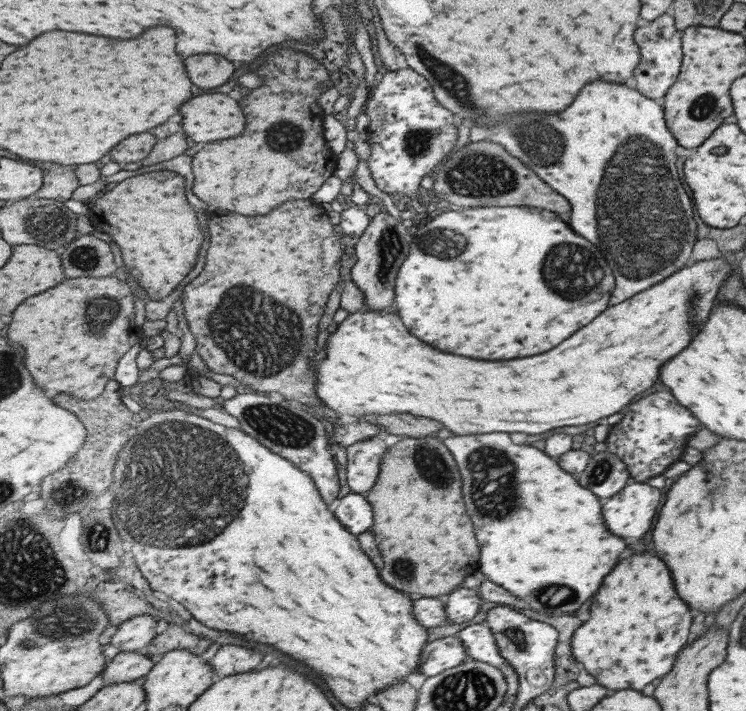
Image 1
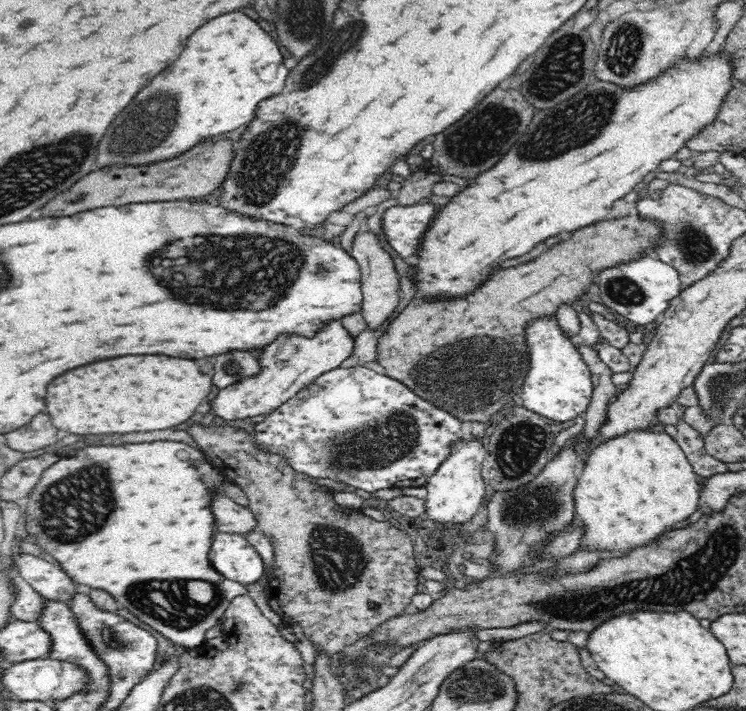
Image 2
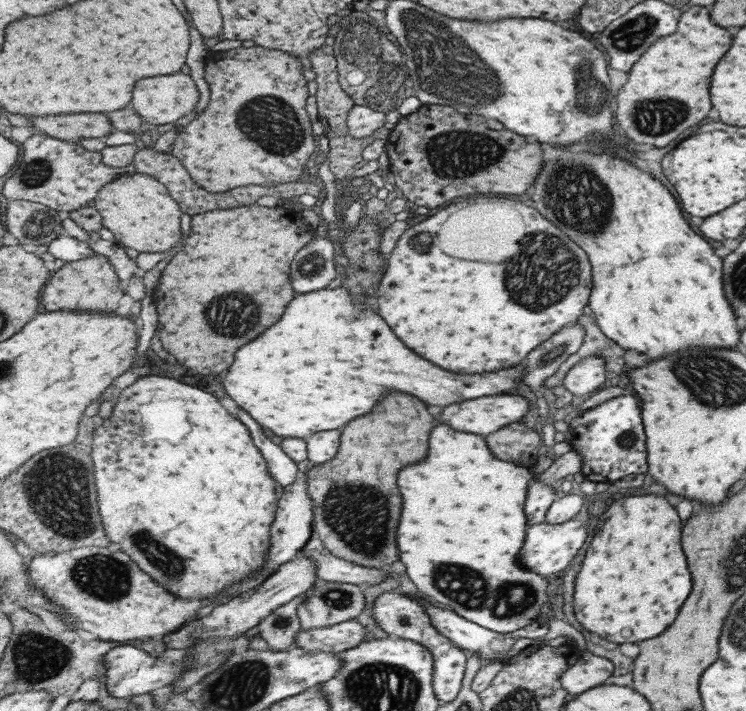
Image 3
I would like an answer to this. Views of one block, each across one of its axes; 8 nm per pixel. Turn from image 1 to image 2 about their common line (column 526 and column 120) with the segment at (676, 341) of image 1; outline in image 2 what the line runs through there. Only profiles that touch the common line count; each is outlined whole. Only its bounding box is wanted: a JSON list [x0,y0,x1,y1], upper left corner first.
[46,356,212,434]

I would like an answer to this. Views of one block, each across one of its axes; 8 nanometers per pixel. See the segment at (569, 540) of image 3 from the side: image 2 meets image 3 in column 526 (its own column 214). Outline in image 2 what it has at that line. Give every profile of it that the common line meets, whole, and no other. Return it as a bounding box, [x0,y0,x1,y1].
[212,534,264,586]

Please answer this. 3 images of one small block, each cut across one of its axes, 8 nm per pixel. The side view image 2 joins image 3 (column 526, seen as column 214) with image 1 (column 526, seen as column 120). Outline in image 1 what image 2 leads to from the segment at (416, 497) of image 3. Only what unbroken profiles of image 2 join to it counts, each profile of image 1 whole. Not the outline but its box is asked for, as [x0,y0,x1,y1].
[445,434,625,616]

